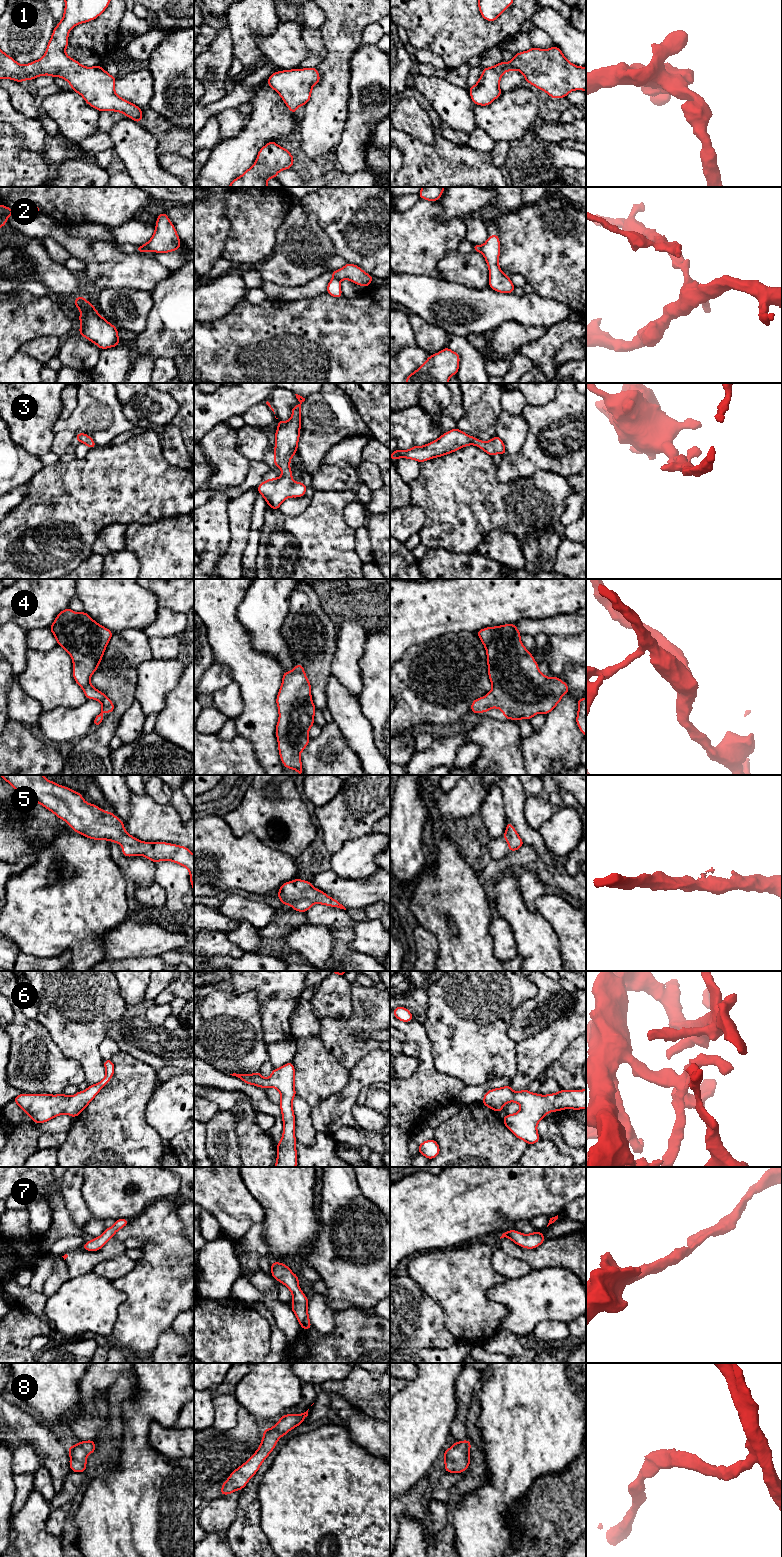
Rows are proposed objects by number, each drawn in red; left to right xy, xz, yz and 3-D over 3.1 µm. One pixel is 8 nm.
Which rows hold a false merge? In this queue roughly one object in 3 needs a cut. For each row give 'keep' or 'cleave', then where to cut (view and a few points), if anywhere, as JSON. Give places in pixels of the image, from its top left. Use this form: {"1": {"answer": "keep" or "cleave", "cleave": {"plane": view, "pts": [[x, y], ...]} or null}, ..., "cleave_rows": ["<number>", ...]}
{"1": {"answer": "keep", "cleave": null}, "2": {"answer": "cleave", "cleave": {"plane": "xz", "pts": [[333, 277], [340, 279]]}}, "3": {"answer": "keep", "cleave": null}, "4": {"answer": "keep", "cleave": null}, "5": {"answer": "keep", "cleave": null}, "6": {"answer": "keep", "cleave": null}, "7": {"answer": "keep", "cleave": null}, "8": {"answer": "keep", "cleave": null}, "cleave_rows": ["2"]}

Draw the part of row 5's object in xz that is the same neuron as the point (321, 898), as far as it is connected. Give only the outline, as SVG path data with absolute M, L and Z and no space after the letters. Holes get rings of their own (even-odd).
M294 879L281 885L277 897L285 905L291 905L294 911L307 912L314 903L346 910L337 900L316 889L309 881Z

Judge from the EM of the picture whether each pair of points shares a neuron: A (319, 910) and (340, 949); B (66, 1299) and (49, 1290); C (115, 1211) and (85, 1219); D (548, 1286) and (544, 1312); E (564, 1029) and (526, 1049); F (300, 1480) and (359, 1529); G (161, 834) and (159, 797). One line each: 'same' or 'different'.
A: same
B: different
C: different
D: same
E: same
F: same
G: different

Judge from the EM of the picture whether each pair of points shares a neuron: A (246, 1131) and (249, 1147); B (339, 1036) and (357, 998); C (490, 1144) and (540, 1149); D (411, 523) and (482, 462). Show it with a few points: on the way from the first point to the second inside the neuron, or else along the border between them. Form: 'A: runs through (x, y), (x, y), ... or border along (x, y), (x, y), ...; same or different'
A: runs through (249, 1135), (249, 1143); same
B: runs through (346, 1027), (357, 1016), (357, 1007); same
C: border along (527, 1144), (527, 1147), (519, 1156); different
D: border along (410, 503), (424, 515), (418, 533); different

